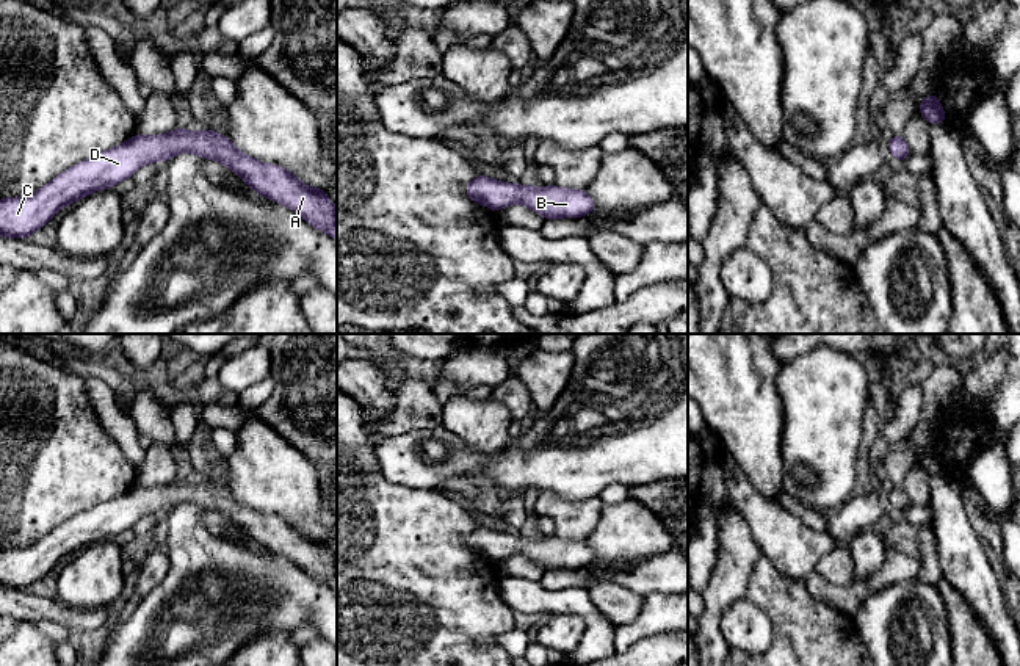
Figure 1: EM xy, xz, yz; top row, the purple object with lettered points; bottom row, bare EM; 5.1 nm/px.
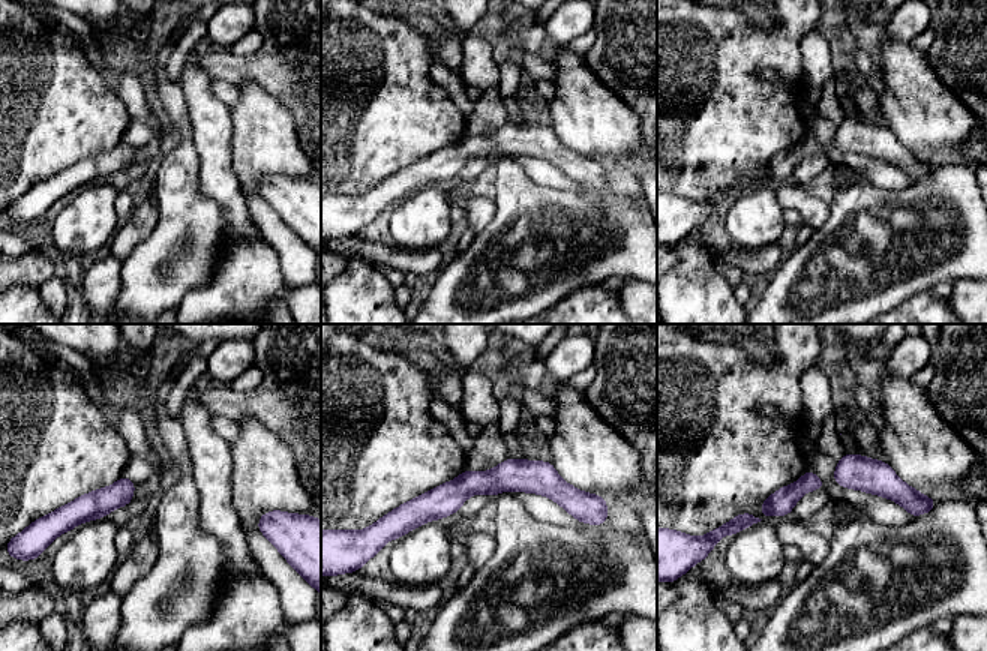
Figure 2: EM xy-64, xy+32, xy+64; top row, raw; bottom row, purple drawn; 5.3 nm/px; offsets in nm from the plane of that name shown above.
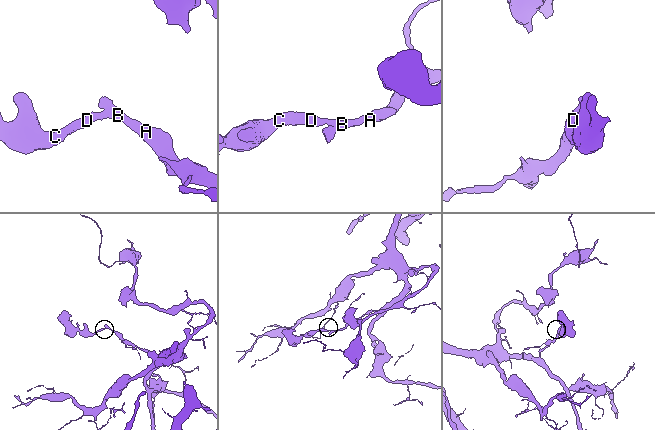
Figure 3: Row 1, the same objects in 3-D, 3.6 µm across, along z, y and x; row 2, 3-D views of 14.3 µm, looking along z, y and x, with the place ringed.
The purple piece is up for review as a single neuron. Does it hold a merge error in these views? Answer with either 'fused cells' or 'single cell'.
single cell

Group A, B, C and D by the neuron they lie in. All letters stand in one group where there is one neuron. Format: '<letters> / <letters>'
A B C D

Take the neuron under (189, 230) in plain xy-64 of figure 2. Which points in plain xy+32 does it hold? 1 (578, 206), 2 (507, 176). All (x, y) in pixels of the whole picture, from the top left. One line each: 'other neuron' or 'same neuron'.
1: same neuron
2: same neuron

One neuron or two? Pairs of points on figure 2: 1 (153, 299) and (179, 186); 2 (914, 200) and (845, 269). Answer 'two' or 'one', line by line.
1: one
2: one

